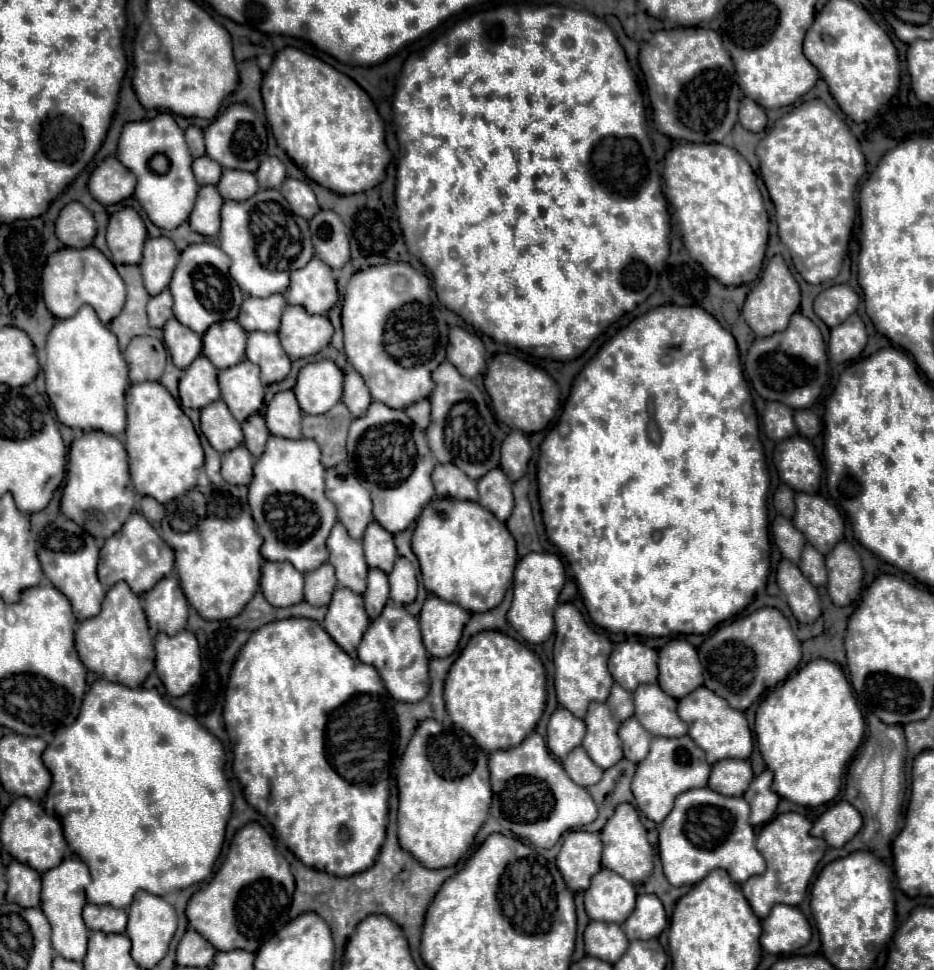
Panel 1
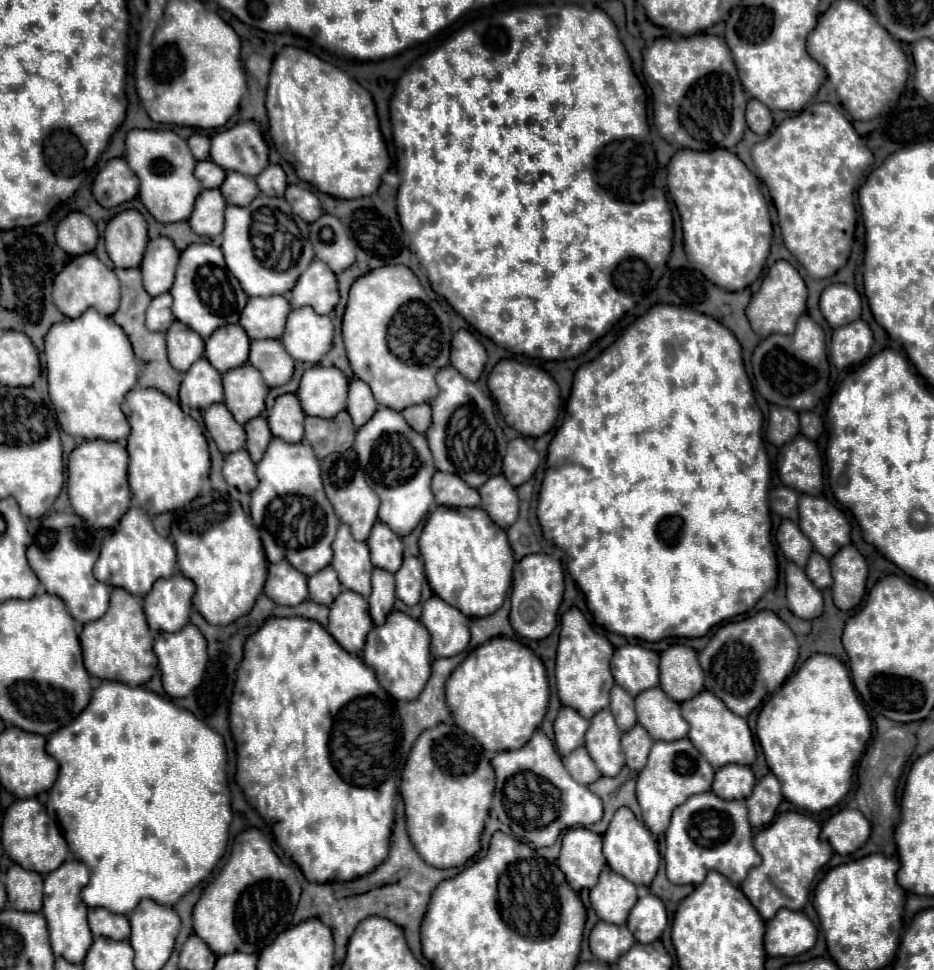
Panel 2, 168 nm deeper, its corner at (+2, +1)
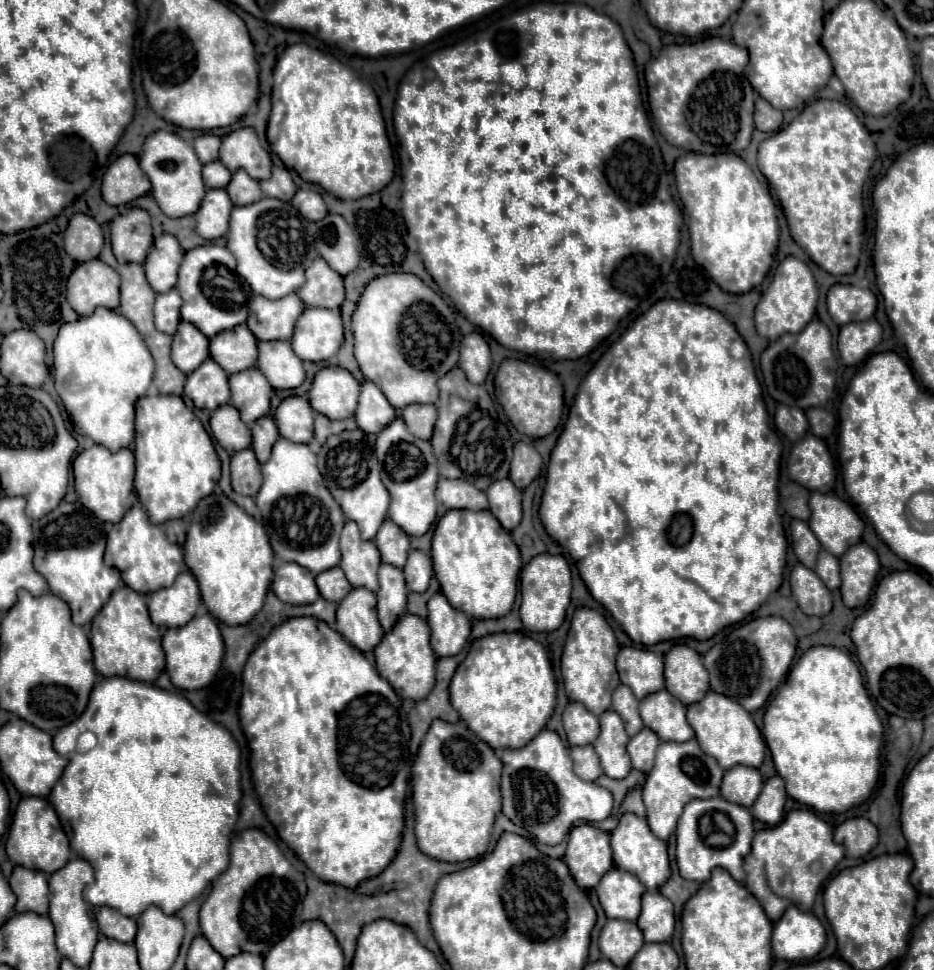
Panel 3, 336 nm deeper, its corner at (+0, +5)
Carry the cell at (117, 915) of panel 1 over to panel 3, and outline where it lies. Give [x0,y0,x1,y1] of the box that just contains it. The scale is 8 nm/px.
[94,906,136,942]

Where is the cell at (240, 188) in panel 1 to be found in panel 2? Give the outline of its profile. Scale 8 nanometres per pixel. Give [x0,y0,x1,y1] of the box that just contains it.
[220,172,258,206]

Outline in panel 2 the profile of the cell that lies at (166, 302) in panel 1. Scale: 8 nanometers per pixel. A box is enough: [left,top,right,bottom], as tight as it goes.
[146,292,174,332]

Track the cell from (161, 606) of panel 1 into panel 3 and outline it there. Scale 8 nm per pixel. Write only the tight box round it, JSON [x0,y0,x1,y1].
[148,570,200,628]

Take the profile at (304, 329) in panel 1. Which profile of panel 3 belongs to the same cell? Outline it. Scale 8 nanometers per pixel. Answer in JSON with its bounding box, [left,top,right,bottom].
[290,308,344,362]

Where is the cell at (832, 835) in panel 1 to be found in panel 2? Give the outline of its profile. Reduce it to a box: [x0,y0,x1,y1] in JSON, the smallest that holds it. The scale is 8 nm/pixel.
[822,808,870,856]

